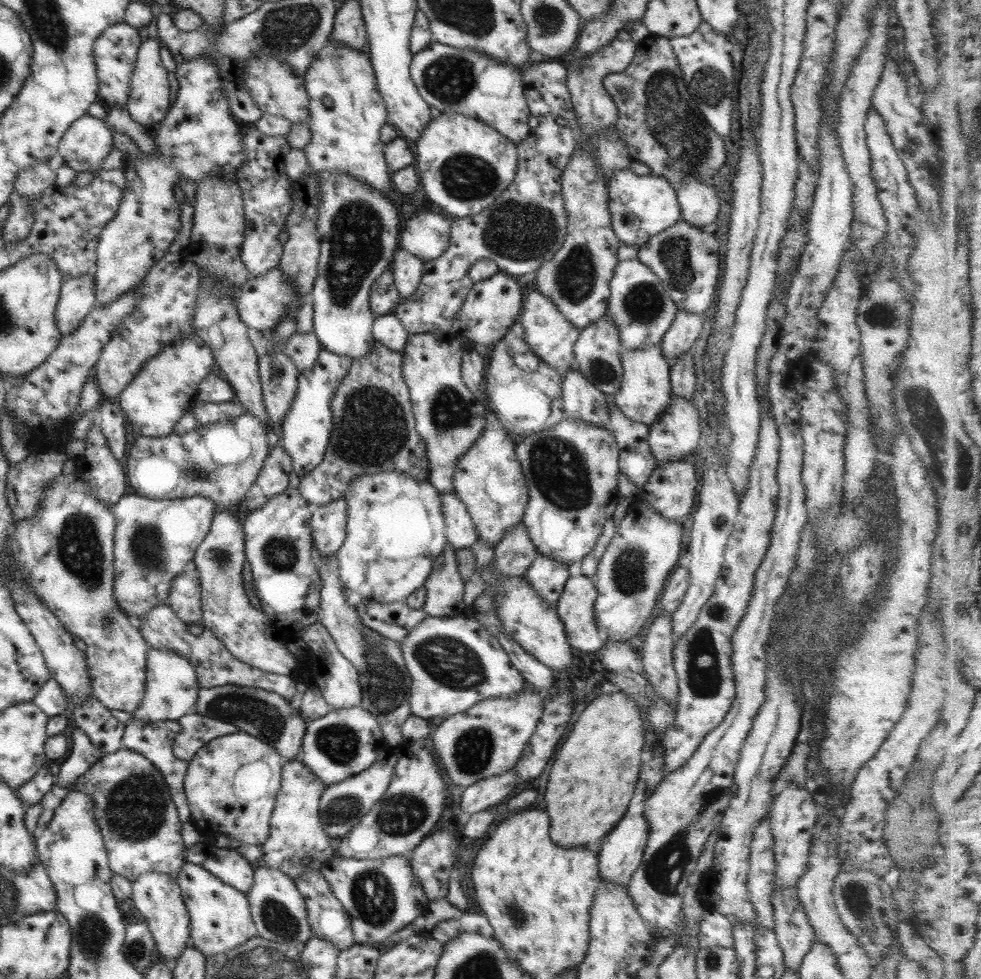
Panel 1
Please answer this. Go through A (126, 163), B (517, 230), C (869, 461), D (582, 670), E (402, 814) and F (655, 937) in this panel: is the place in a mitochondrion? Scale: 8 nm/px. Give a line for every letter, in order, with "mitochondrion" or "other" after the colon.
A: other
B: mitochondrion
C: other
D: other
E: mitochondrion
F: other

